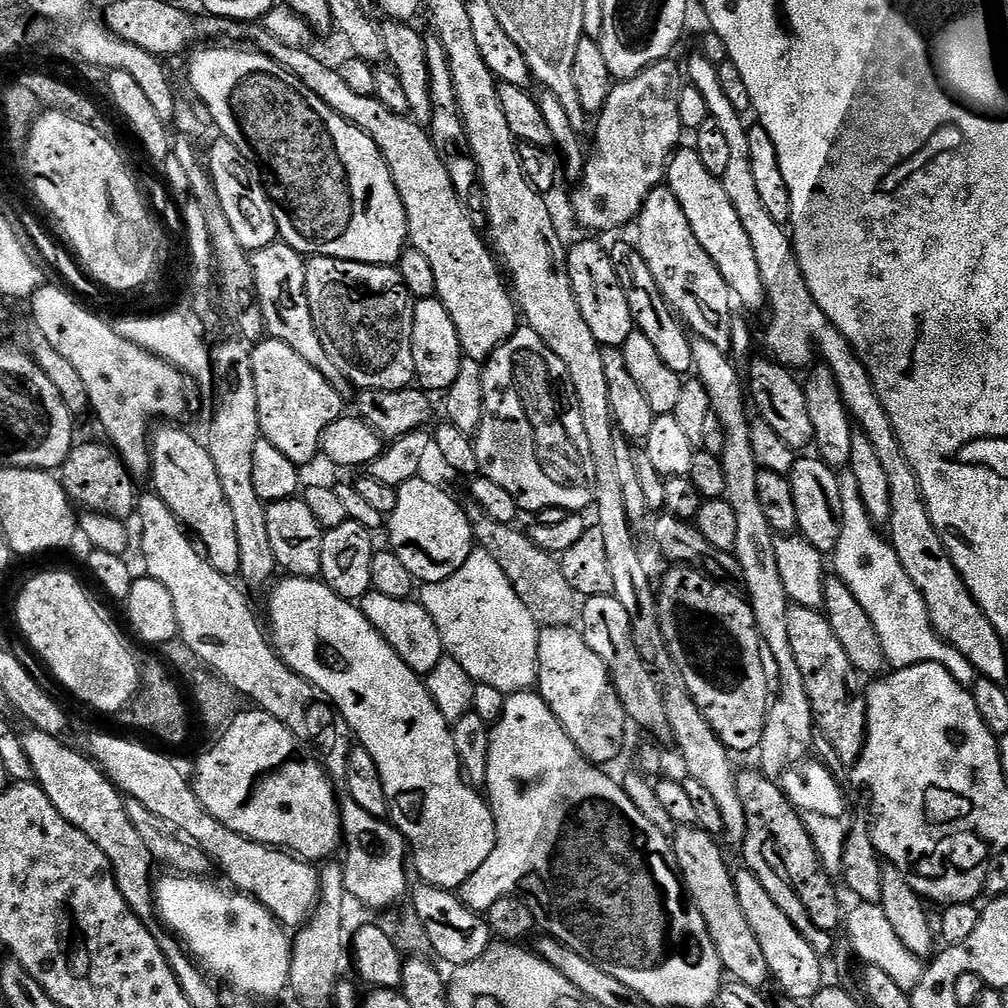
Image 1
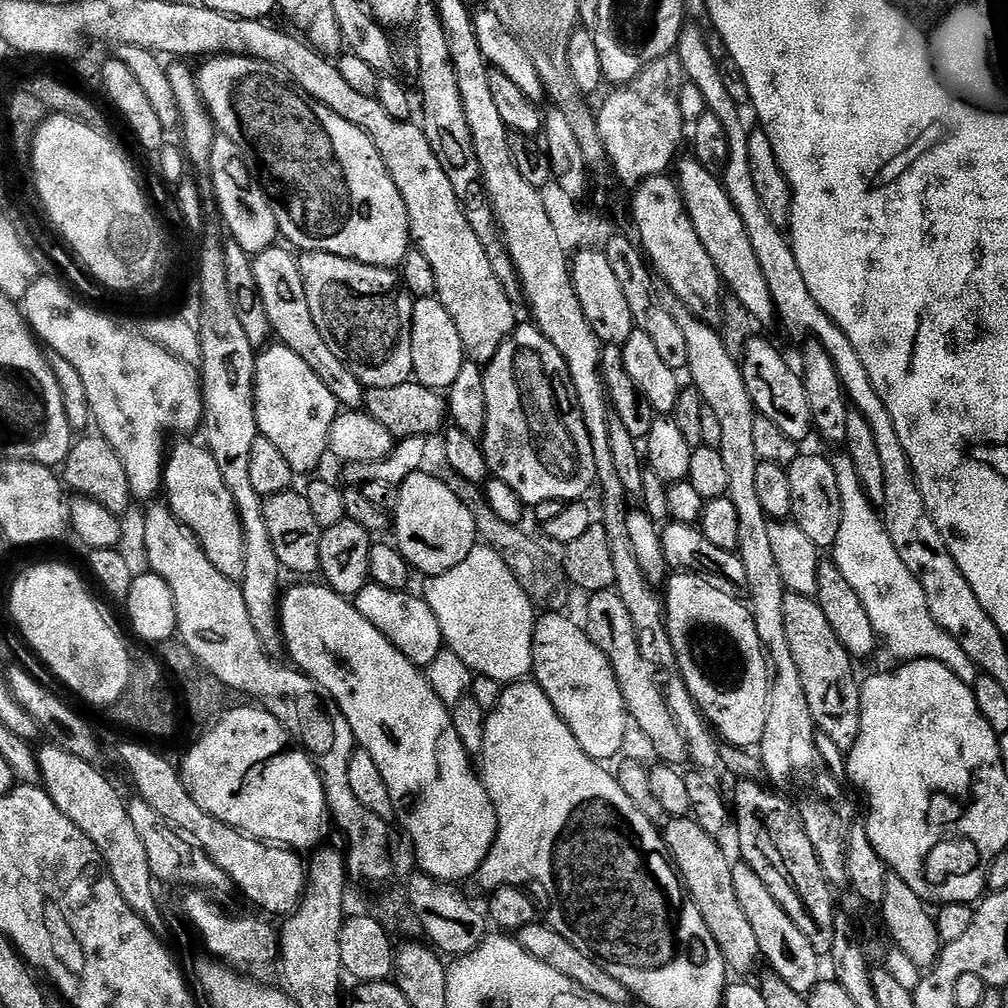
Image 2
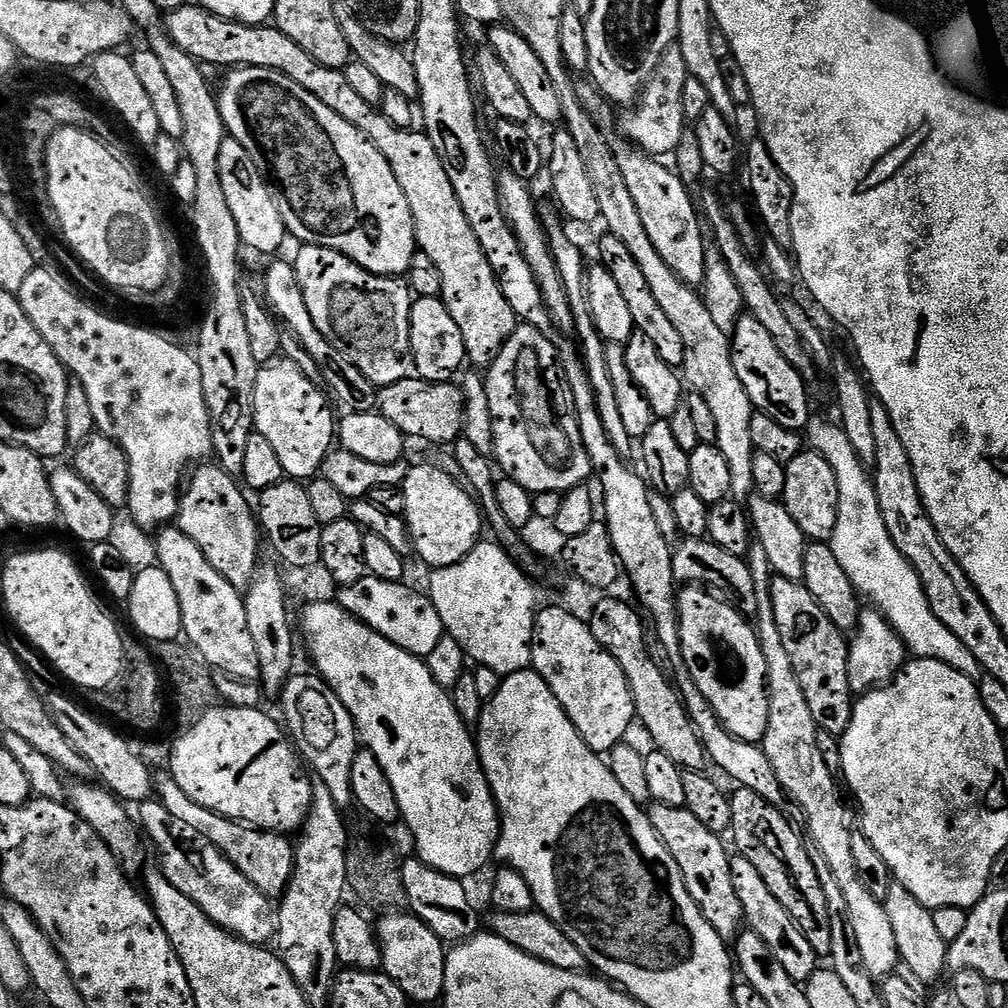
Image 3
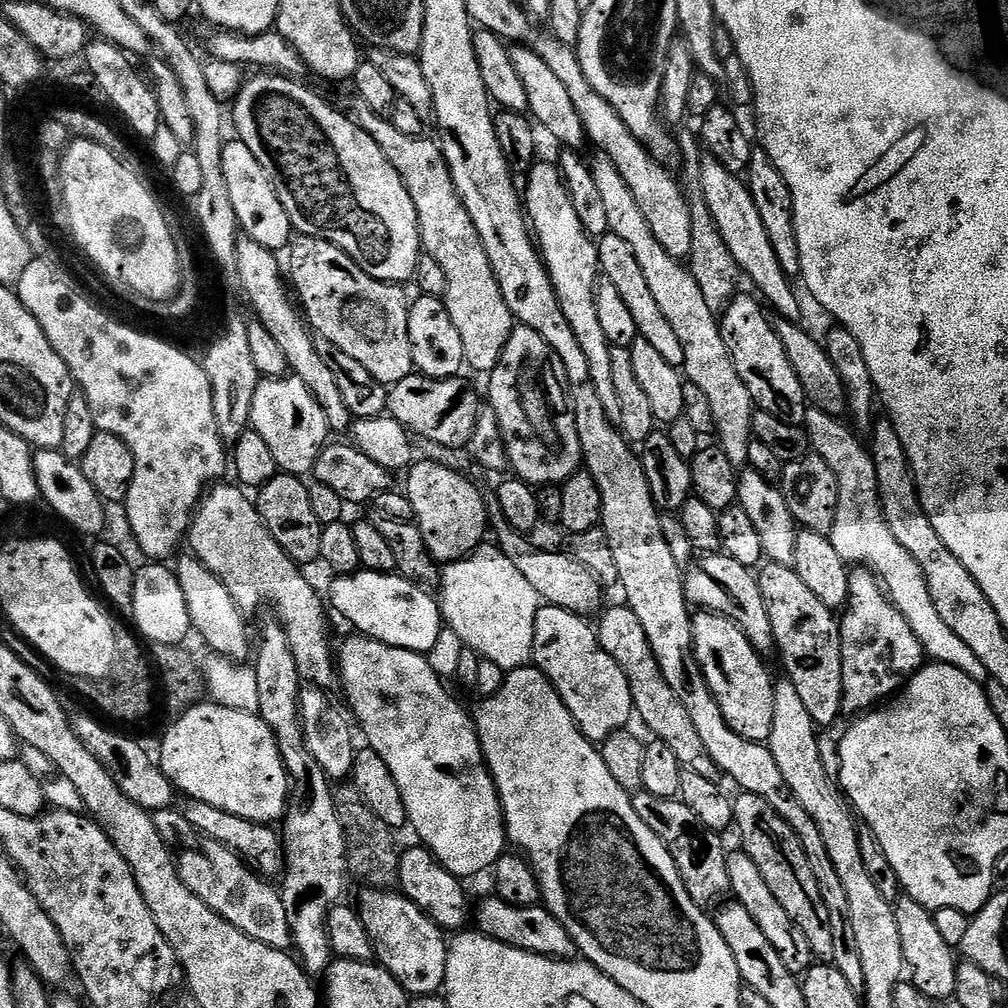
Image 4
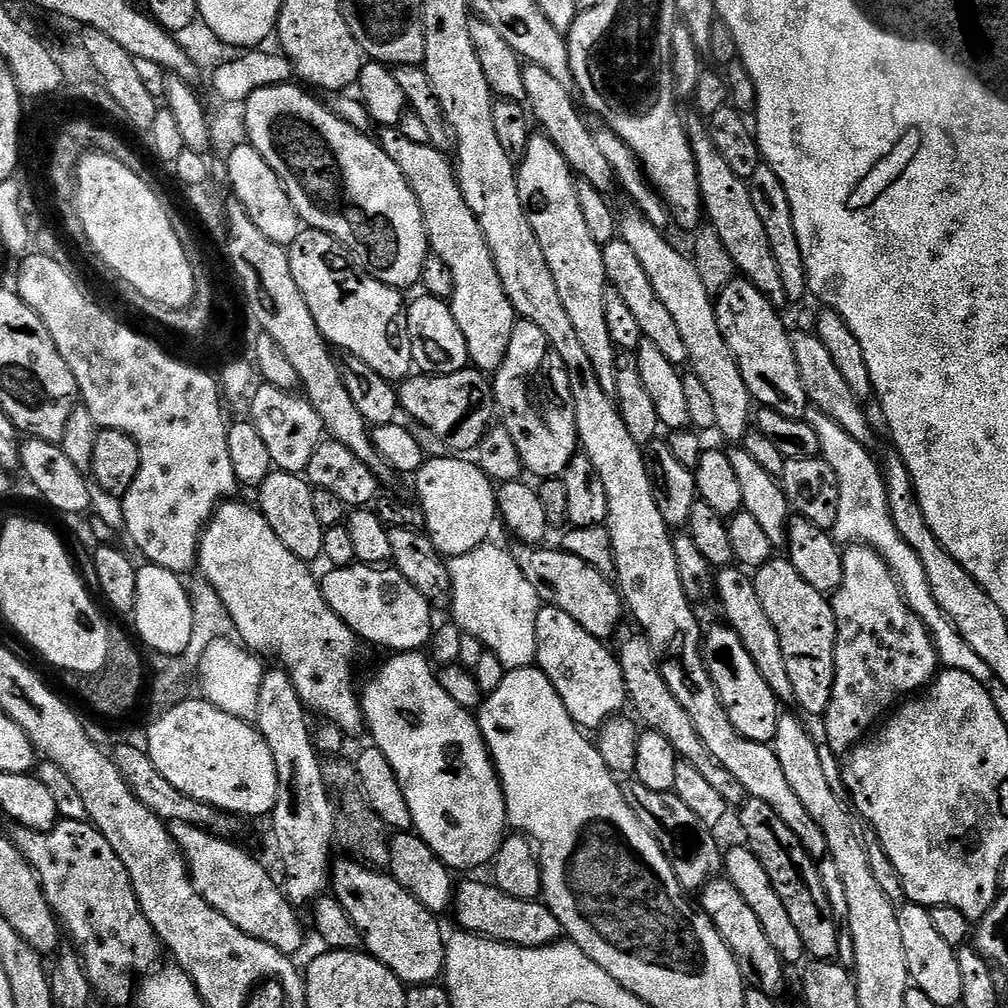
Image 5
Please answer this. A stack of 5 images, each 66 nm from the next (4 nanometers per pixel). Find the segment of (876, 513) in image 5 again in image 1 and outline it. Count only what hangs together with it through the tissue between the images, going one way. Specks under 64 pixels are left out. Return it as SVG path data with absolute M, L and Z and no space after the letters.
M841 471L839 478L842 538L838 538L834 553L834 572L842 578L842 582L846 582L846 586L850 586L850 592L854 594L854 598L858 598L858 606L862 606L862 610L866 610L870 617L870 622L874 622L874 630L878 630L878 642L882 642L885 661L893 669L909 668L915 664L941 664L946 666L946 670L950 670L950 674L960 685L971 689L978 679L975 666L934 630L918 586L914 586L910 574L906 574L891 543L881 533L881 537L876 533L879 532L877 525L872 523L870 514L866 514L866 506L862 506L862 494L858 494L858 482L854 482L852 471Z

